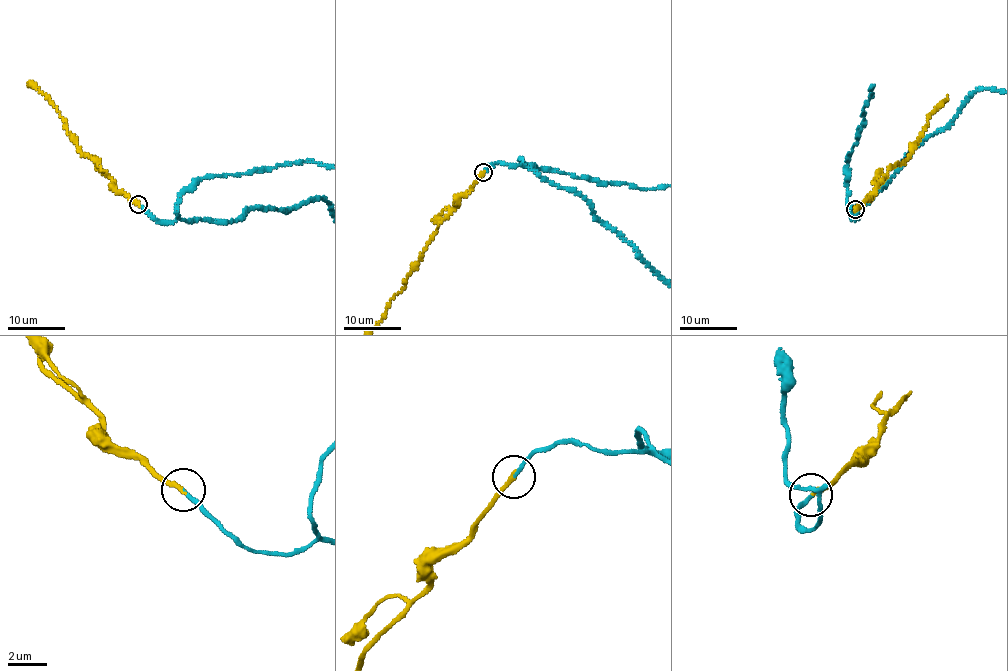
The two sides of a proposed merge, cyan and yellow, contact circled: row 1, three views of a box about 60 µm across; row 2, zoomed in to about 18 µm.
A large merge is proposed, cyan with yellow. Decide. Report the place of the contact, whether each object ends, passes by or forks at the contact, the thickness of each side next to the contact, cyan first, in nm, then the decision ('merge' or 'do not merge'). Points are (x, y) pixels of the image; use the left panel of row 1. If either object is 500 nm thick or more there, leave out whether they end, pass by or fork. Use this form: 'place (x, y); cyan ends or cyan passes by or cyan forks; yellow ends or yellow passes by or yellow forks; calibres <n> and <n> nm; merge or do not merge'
place (138, 204); cyan ends; yellow ends; calibres 190 and 240 nm; merge

